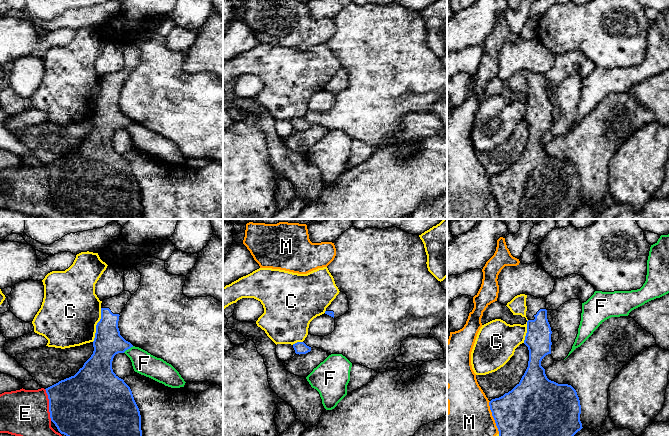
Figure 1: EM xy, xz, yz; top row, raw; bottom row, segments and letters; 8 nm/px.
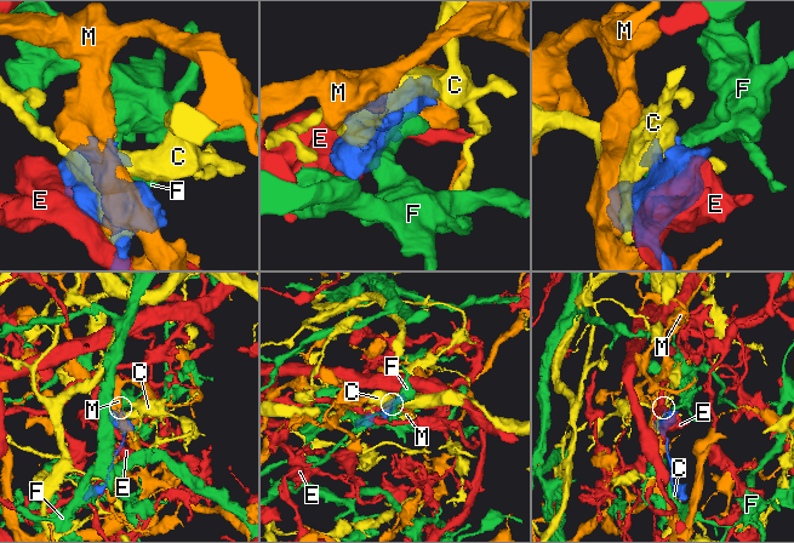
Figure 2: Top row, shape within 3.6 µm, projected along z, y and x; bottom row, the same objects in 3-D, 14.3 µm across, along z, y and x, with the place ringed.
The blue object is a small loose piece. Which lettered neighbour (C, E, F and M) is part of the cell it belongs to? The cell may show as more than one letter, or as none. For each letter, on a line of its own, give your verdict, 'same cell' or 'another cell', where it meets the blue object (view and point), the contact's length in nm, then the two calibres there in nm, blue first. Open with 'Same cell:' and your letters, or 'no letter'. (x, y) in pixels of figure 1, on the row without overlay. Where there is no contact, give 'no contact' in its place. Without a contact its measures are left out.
Same cell: no letter
C: another cell; contact xy (96, 101); length 280 nm; calibres 240 and 480 nm
E: another cell; contact xy (49, 181); length 260 nm; calibres 500 and 380 nm
F: another cell; contact xy (128, 124); length 100 nm; calibres 240 and 180 nm
M: another cell; contact yz (493, 193); length 280 nm; calibres 480 and 400 nm

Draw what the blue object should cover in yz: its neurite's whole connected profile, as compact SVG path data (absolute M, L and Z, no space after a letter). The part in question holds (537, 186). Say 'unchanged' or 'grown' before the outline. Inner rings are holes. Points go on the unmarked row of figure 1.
grown; M527 71L526 74L527 109L524 120L529 126L528 143L520 158L508 169L489 178L492 192L499 207L500 219L568 219L580 207L581 181L576 166L568 160L558 160L547 154L541 142L542 135L551 130L551 103L547 95L546 78L543 74Z

